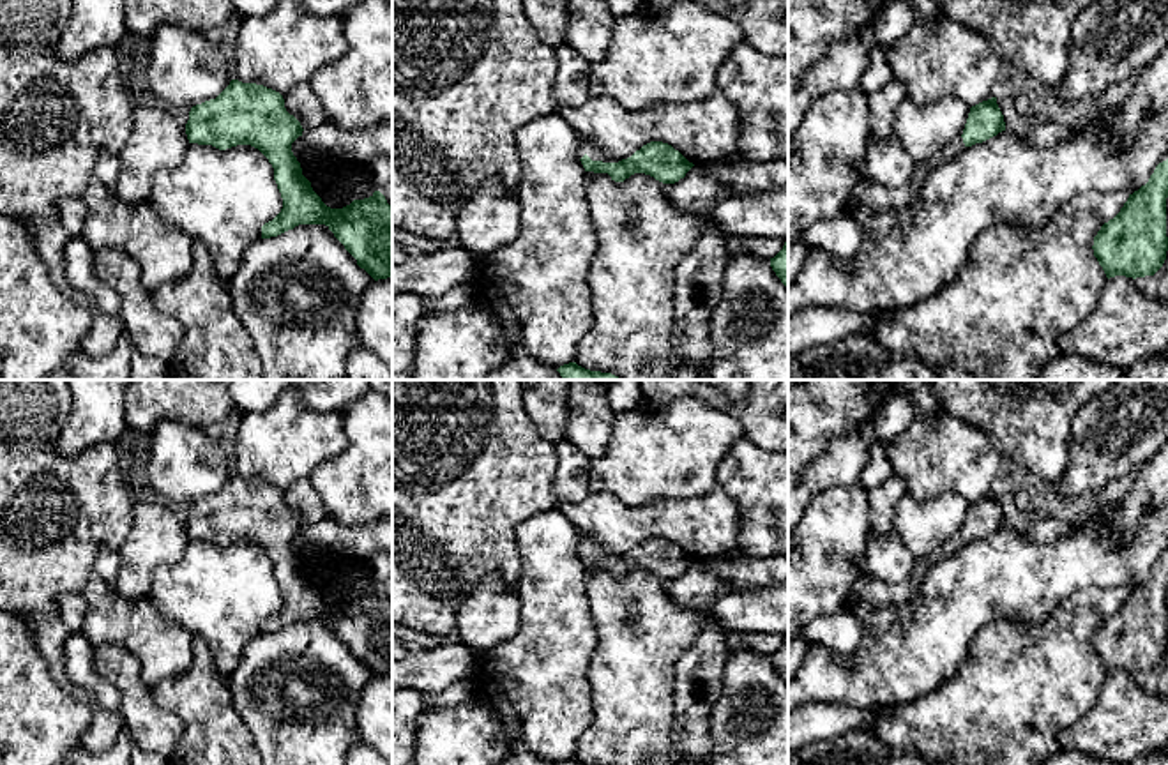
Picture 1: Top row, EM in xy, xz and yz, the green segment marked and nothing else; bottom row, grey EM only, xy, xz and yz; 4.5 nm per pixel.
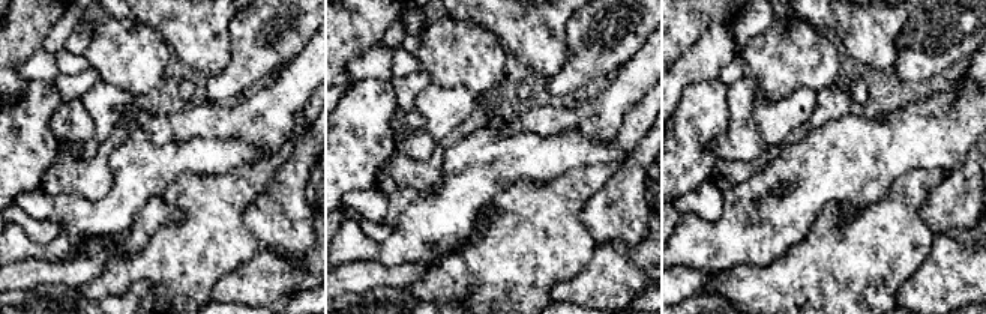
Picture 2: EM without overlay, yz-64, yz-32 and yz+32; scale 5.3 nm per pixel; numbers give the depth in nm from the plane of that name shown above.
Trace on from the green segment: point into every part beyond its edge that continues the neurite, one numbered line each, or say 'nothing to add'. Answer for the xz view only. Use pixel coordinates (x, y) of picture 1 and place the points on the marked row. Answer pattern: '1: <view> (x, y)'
1: xz (594, 152)

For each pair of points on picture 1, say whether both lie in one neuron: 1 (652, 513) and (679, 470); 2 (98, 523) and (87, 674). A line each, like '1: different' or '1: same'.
1: different
2: different

